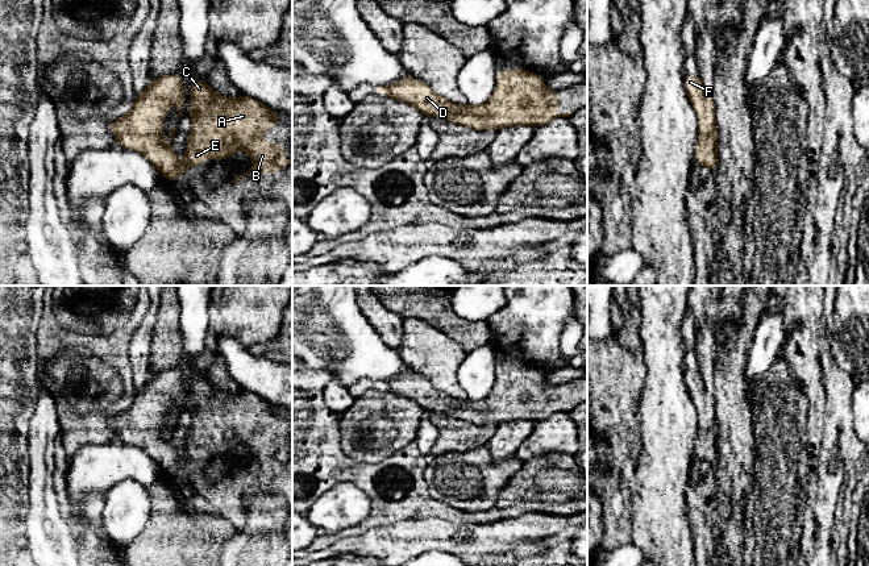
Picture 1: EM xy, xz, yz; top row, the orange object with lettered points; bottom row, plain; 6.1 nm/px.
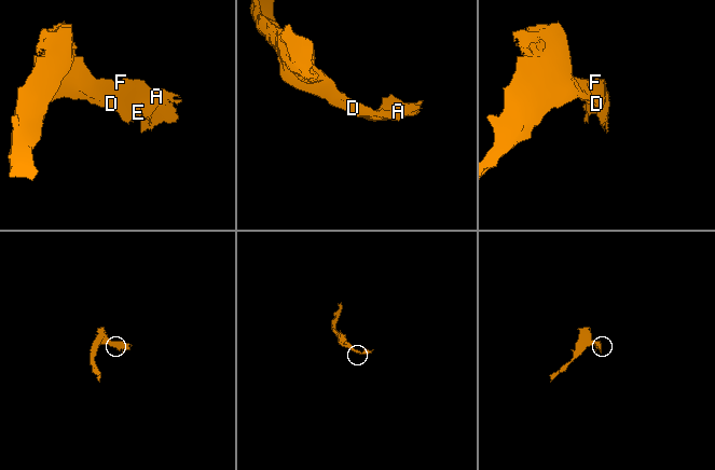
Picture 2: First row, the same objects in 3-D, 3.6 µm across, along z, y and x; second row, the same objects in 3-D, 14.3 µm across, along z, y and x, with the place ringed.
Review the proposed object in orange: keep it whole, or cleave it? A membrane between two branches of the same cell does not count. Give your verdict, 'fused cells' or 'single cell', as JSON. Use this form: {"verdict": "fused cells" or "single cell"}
{"verdict": "single cell"}

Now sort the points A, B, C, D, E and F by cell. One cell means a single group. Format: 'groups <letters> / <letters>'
groups A B C D E F

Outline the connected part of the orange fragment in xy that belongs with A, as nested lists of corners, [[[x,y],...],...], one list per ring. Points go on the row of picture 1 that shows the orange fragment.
[[[178,74],[150,80],[146,90],[136,96],[128,115],[113,121],[109,130],[116,136],[117,145],[141,151],[162,172],[163,179],[170,182],[184,174],[190,165],[201,167],[207,155],[223,161],[238,150],[250,154],[253,166],[230,183],[257,170],[269,176],[292,163],[282,158],[283,145],[262,141],[262,133],[280,121],[275,111],[263,103],[249,96],[220,96],[203,78],[191,86],[191,99],[194,107],[188,113],[192,129],[184,161],[178,161],[171,150],[178,125],[170,132],[170,143],[162,143],[162,120],[169,107],[178,104],[178,118],[183,112],[183,80]]]

